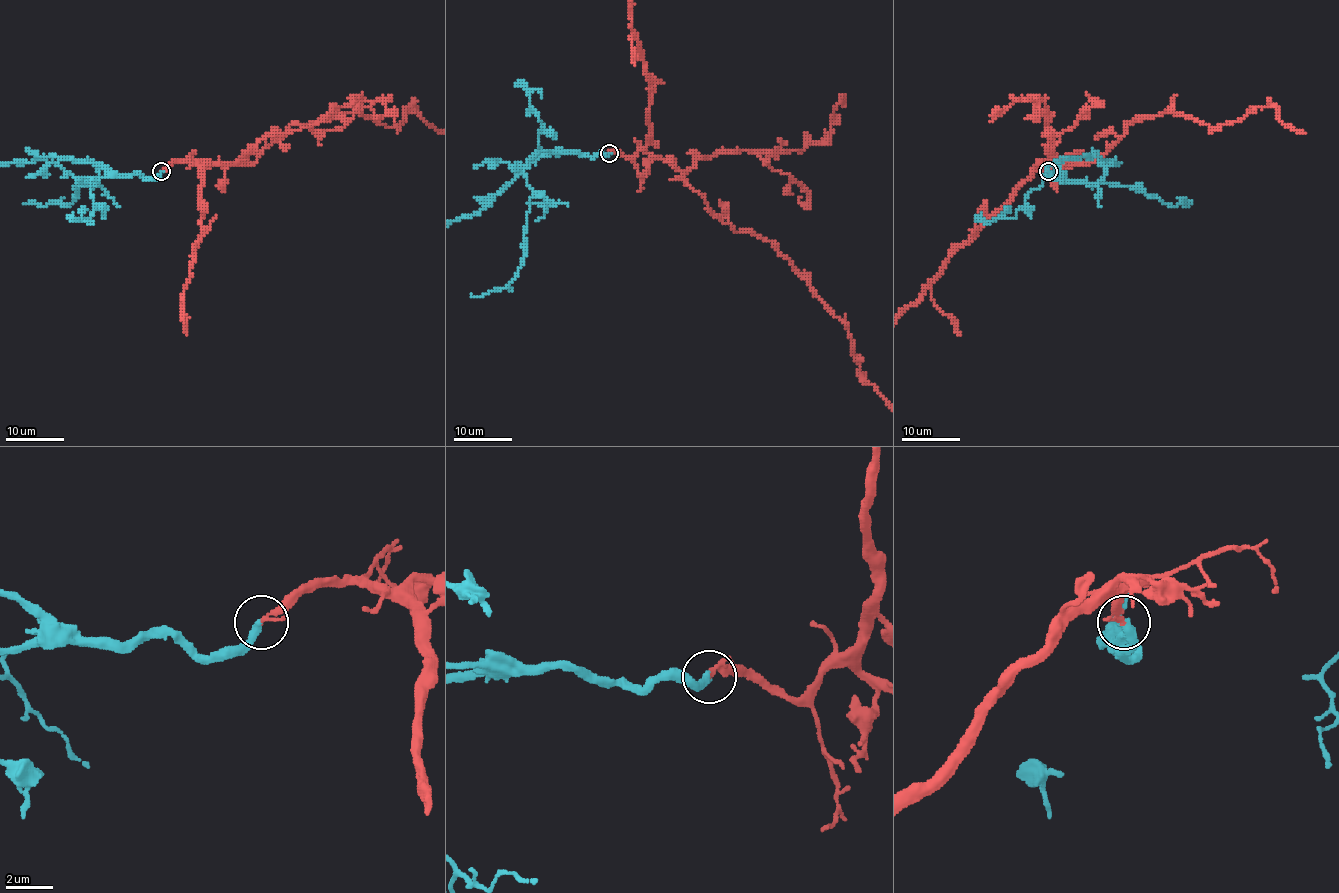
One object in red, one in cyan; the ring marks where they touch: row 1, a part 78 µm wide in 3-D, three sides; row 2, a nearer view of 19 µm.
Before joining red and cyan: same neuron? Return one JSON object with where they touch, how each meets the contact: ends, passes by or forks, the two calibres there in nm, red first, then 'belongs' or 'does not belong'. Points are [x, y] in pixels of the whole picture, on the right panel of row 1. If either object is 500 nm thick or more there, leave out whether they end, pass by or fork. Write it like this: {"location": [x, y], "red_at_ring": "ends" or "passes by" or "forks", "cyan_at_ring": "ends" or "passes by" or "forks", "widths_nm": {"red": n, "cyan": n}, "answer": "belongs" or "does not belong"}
{"location": [1048, 171], "red_at_ring": "ends", "cyan_at_ring": "ends", "widths_nm": {"red": 240, "cyan": 360}, "answer": "belongs"}

